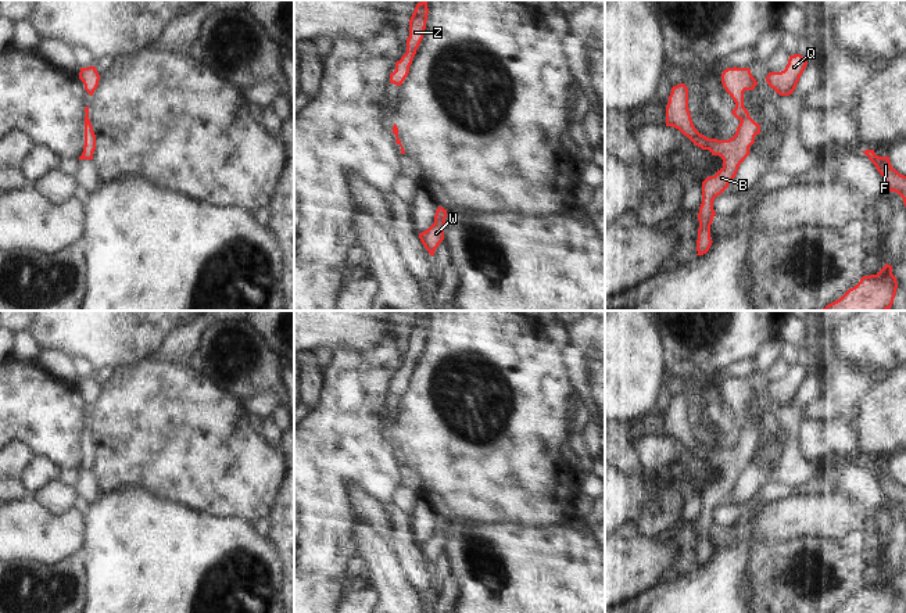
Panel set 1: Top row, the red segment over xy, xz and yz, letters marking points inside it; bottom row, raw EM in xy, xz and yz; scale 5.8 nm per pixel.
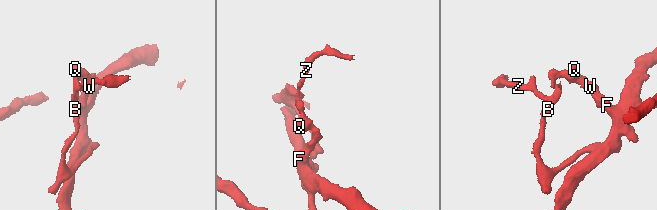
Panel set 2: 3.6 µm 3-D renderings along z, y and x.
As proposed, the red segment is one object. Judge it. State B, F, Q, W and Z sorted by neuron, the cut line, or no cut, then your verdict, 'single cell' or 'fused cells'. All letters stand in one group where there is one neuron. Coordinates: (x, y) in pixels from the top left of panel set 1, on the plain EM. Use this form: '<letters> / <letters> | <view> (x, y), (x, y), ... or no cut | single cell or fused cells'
B Z / F Q W | yz (747, 420), (741, 432) | fused cells

